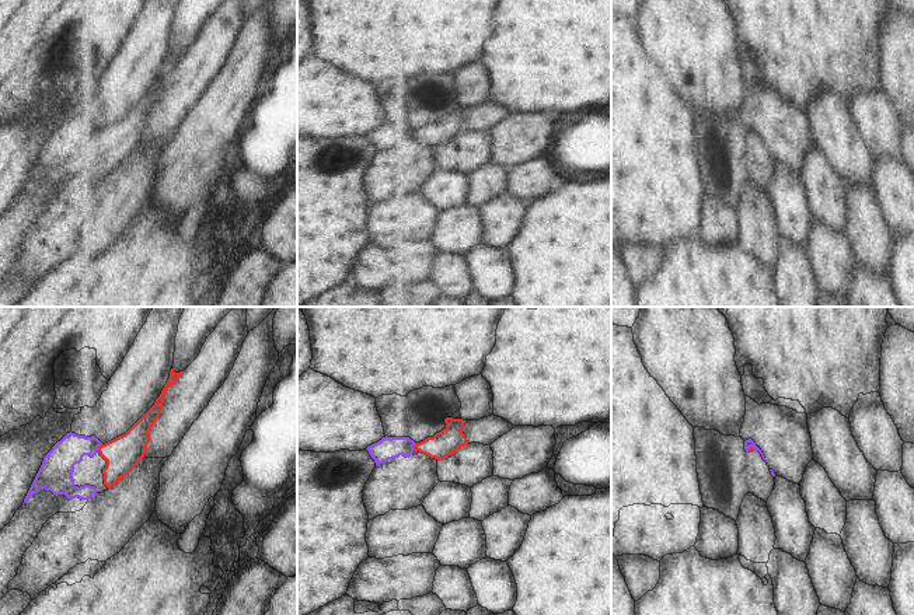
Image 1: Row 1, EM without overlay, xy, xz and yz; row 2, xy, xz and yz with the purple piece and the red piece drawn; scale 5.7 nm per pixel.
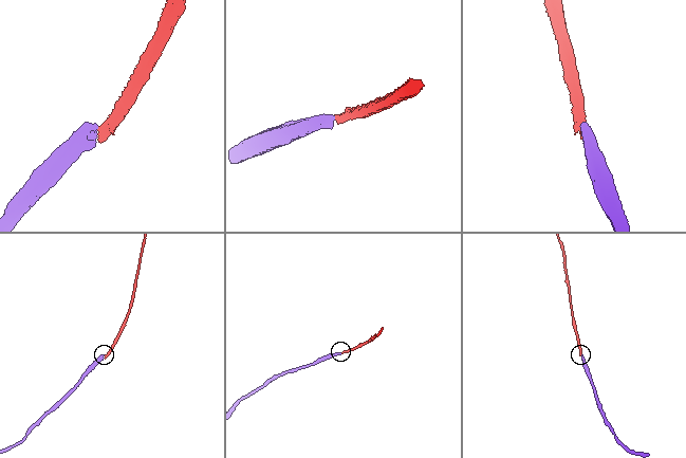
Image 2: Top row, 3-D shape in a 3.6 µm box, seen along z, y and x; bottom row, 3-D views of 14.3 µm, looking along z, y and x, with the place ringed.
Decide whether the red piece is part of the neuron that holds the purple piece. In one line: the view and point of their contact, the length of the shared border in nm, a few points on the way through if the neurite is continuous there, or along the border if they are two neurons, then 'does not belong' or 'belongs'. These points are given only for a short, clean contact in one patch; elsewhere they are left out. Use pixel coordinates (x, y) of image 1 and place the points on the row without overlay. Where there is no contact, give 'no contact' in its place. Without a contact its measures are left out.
meets purple in xz at (412, 133); contact 50 nm long; runs through xz (387, 135), (412, 133), (439, 133), (442, 130); belongs

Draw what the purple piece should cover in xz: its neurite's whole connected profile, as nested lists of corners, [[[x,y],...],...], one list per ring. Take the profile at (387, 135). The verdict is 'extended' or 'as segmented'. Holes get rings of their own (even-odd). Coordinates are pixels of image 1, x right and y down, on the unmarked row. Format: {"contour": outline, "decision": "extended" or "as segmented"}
{"contour": [[[446,104],[444,109],[446,113],[442,118],[421,129],[415,129],[409,123],[386,122],[380,127],[369,132],[366,136],[374,146],[376,151],[398,144],[400,141],[409,144],[414,137],[419,137],[435,146],[443,146],[468,130],[467,123],[463,119],[465,106]]], "decision": "extended"}

